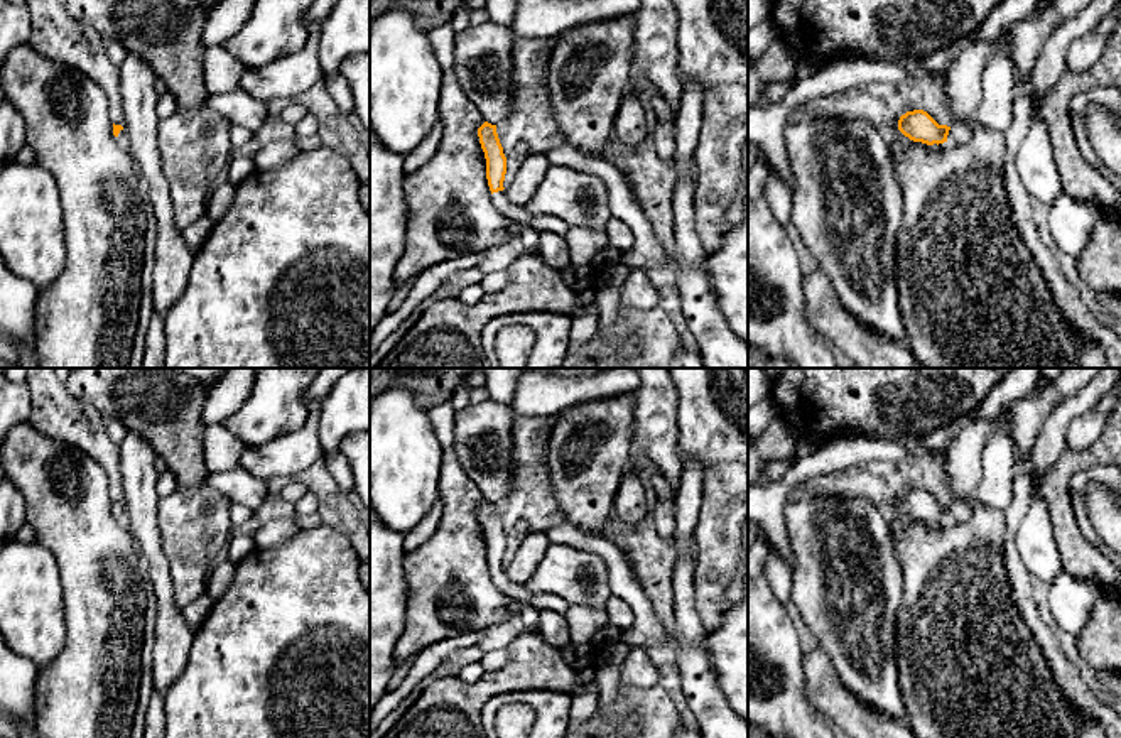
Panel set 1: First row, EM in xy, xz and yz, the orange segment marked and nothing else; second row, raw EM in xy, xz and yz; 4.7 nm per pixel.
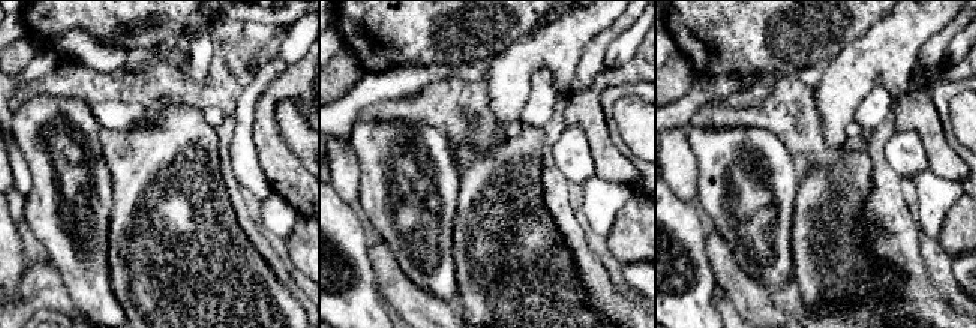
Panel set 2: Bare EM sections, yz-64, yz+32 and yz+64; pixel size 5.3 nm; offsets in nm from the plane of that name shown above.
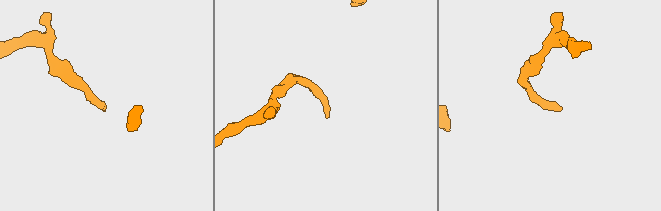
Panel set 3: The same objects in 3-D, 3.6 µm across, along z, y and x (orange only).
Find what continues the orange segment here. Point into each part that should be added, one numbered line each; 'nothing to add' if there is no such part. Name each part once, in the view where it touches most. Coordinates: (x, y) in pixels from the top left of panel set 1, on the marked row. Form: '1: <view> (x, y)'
1: yz (958, 134)

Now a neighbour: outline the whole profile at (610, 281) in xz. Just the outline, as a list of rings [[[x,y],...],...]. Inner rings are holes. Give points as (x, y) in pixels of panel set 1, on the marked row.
[[[616,262],[599,270],[594,282],[594,304],[598,306],[599,331],[606,336],[611,334],[616,323],[618,309],[621,306],[620,292],[625,285],[631,269],[625,263]]]

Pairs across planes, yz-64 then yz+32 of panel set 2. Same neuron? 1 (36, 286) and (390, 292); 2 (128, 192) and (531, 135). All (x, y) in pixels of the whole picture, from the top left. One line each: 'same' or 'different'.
1: same
2: same

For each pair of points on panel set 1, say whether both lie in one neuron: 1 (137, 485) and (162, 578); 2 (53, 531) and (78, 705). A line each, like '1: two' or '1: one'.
1: one
2: one

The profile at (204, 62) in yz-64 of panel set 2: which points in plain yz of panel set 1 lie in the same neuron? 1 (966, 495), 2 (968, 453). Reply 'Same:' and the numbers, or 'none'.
Same: none

